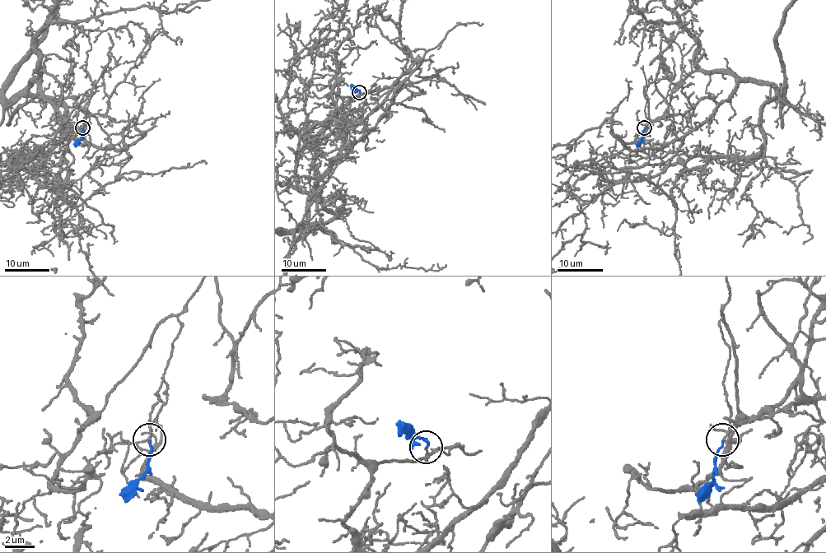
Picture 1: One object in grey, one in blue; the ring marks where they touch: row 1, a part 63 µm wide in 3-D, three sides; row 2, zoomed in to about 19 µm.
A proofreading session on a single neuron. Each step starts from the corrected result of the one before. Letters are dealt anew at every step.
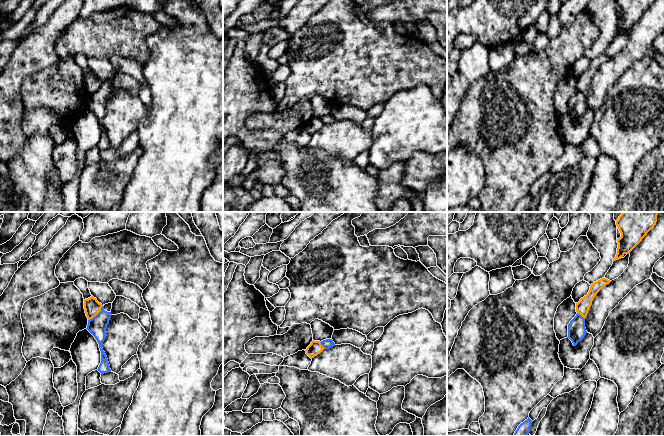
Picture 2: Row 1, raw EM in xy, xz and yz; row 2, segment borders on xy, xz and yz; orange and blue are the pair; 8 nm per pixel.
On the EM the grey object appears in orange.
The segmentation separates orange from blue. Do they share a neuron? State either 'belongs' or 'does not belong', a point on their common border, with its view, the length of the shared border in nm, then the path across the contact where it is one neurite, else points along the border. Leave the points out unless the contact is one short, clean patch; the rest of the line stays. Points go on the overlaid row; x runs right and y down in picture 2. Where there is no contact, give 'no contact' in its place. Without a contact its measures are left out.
does not belong; meets orange in xy at (96, 314); contact 170 nm long; border along xy (102, 306), (88, 320)

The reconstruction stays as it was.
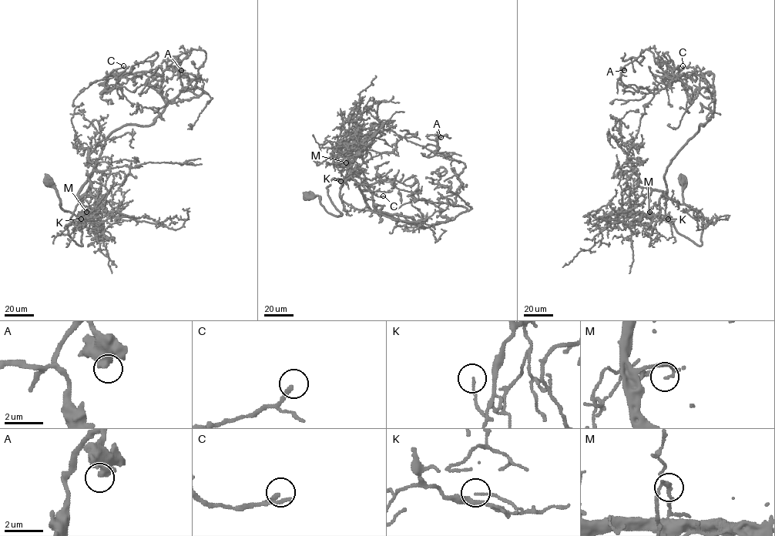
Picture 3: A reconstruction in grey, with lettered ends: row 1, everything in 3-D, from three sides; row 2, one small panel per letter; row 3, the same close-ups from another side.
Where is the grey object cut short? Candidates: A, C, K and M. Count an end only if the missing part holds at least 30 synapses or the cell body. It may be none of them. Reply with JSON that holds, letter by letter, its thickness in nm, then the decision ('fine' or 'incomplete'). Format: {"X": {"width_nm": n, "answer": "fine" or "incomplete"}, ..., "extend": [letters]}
{"A": {"width_nm": 600, "answer": "fine"}, "C": {"width_nm": 200, "answer": "fine"}, "K": {"width_nm": 90, "answer": "fine"}, "M": {"width_nm": 130, "answer": "fine"}, "extend": []}

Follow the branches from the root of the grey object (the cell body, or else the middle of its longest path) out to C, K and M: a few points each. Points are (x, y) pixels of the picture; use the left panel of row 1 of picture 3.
C: (47, 181), (82, 245), (67, 226), (105, 141), (165, 105), (159, 75), (113, 75), (123, 65)
K: (47, 181), (60, 206), (77, 217), (78, 246), (67, 226), (78, 200), (95, 195), (97, 209), (81, 219)
M: (47, 181), (60, 206), (77, 217), (78, 246), (67, 226), (78, 200), (95, 195), (97, 209), (86, 212)

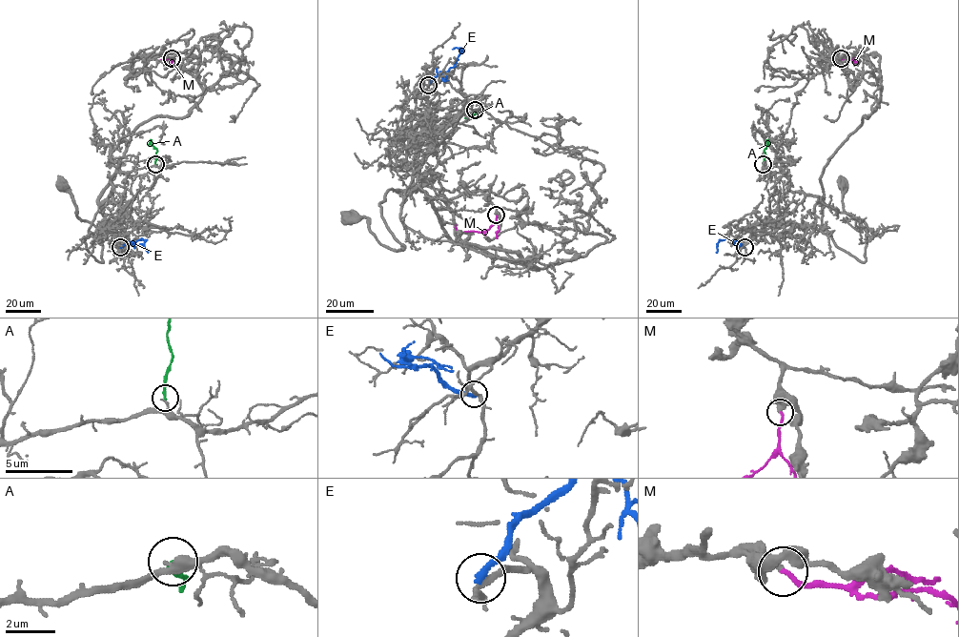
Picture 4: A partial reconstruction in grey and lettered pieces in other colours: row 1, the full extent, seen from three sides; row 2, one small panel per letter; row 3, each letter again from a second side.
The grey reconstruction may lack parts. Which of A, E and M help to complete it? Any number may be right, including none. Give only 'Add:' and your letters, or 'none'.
Add: none

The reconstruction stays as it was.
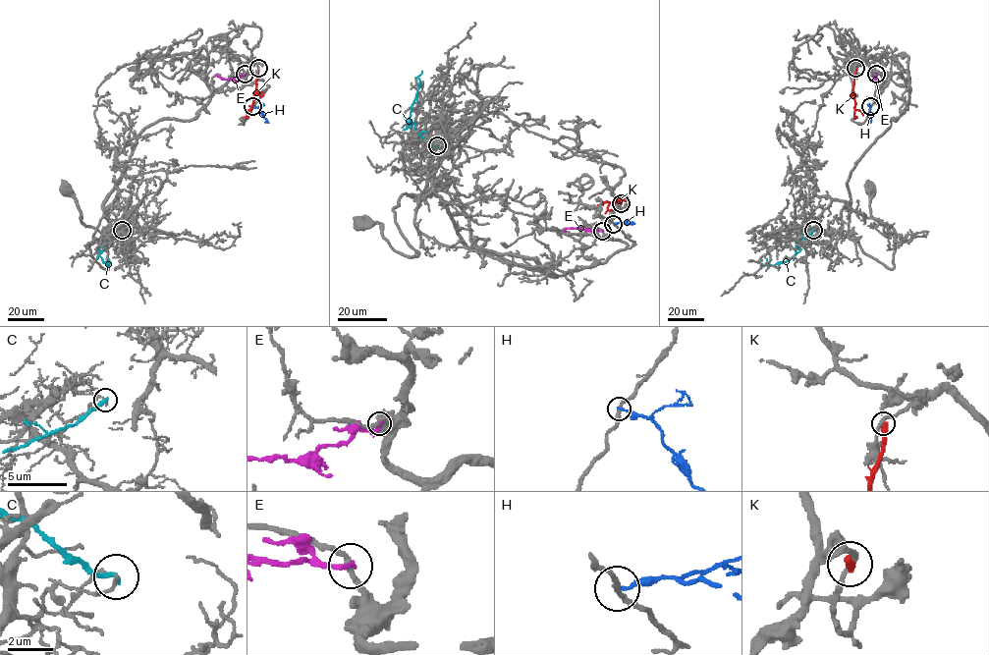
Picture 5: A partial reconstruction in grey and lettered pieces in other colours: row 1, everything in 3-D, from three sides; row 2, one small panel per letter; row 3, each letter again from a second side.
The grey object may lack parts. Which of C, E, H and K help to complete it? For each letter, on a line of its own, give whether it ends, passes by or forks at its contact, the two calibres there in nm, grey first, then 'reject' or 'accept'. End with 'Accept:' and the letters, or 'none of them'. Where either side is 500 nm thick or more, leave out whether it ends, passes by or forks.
C: it ends | 100/240 nm | reject
E: it ends | 260/280 nm | reject
H: it ends | 240/170 nm | reject
K: it ends | 240/400 nm | reject
Accept: none of them

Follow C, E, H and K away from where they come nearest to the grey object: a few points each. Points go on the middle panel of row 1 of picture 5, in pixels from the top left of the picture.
C: (437, 146), (419, 136), (414, 130), (415, 124), (407, 121), (419, 85), (417, 77), (422, 71)
E: (602, 231), (572, 228), (566, 231)
H: (613, 224), (634, 224)
K: (621, 203), (618, 199), (597, 204)

